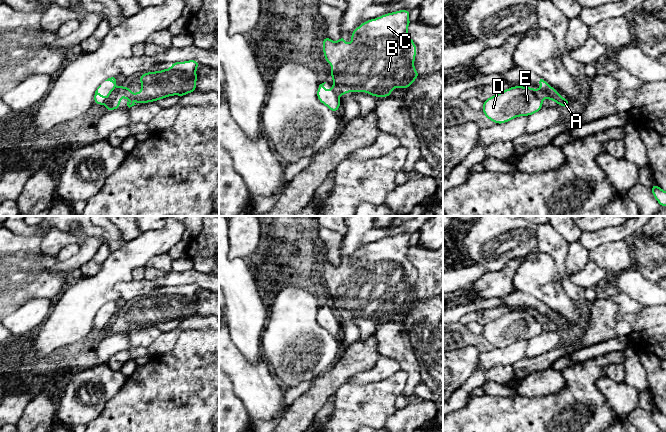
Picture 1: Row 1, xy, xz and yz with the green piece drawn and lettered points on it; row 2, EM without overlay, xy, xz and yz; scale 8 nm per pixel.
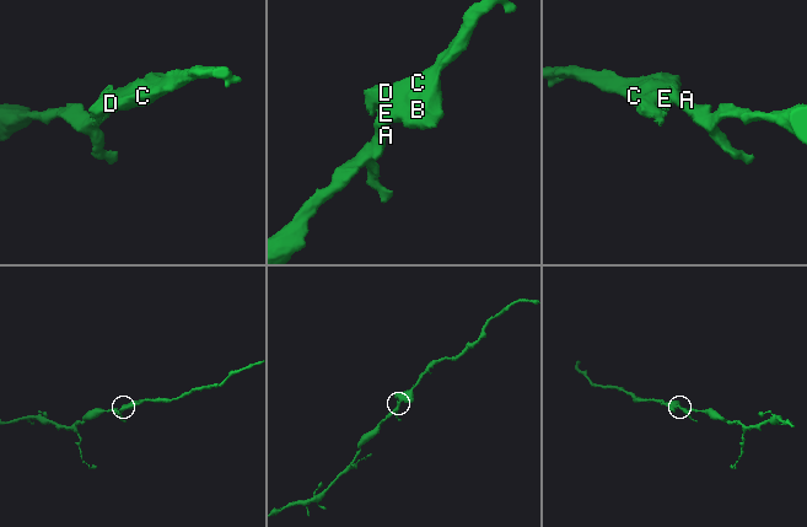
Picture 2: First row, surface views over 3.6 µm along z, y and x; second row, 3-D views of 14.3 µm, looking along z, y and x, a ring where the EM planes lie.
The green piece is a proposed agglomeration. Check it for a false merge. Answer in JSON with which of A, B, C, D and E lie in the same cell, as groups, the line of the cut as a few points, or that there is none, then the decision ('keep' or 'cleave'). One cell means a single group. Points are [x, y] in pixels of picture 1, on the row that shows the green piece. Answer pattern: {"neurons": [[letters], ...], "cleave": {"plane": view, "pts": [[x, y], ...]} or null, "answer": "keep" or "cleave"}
{"neurons": [["A"], ["B", "C", "D", "E"]], "cleave": {"plane": "xy", "pts": [[117, 88], [109, 99]]}, "answer": "cleave"}

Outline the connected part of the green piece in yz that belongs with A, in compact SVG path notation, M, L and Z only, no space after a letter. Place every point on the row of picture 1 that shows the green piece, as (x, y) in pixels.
M538 77L538 83L541 85L541 88L538 91L542 97L552 100L562 107L568 108L570 106L569 101L560 96L543 78Z

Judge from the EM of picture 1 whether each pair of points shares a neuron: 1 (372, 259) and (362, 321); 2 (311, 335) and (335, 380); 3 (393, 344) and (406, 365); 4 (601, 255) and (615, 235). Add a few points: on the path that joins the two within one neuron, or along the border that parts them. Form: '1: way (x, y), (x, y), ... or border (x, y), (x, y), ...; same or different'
1: way (372, 274), (372, 288), (363, 297), (363, 306); same
2: border (337, 360), (324, 373), (311, 380); different
3: way (398, 349), (403, 354), (404, 360); same
4: border (629, 239), (608, 241), (597, 245), (589, 251); different

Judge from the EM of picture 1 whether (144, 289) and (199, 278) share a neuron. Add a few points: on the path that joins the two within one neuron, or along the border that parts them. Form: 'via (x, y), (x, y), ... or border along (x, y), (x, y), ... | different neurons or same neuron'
via (158, 283), (172, 278), (185, 278) | same neuron

